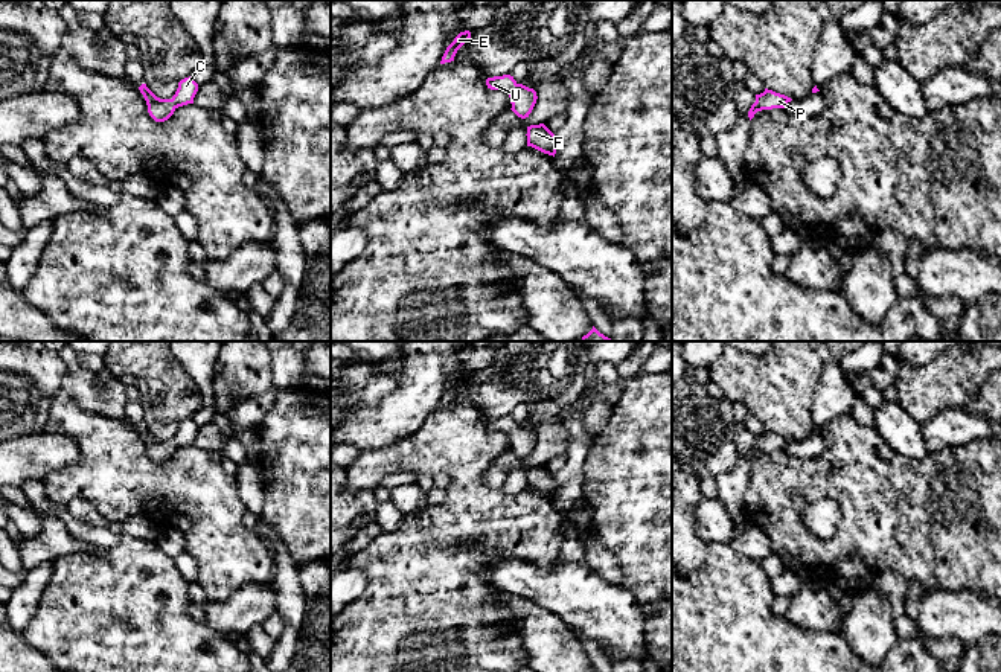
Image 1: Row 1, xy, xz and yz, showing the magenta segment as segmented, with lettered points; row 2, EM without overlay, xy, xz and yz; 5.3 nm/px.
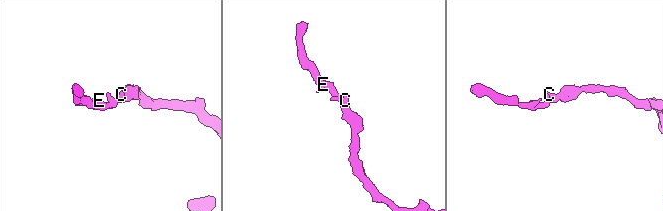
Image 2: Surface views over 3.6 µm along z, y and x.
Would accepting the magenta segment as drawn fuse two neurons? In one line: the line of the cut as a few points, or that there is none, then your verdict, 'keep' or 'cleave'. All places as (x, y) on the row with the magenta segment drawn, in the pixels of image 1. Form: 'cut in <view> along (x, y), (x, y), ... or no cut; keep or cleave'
no cut; keep

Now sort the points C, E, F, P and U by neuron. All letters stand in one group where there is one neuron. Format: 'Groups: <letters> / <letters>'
Groups: C E F P U

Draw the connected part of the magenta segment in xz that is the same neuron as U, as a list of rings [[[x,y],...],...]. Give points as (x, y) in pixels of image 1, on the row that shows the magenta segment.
[[[510,75],[488,78],[486,85],[491,90],[506,91],[510,98],[510,110],[521,119],[529,117],[538,99],[533,88],[518,84]]]

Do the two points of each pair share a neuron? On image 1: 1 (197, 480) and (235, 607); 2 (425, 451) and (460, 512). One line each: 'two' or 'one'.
1: two
2: one

